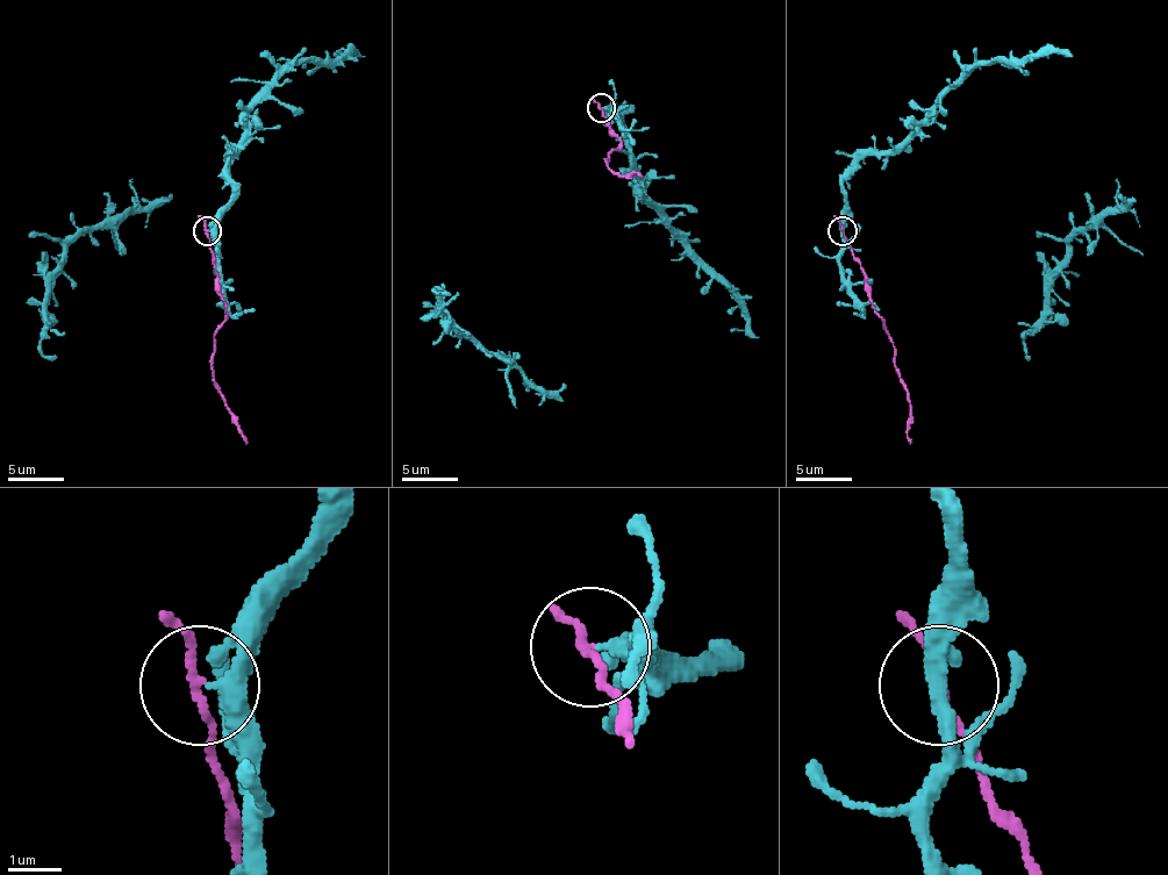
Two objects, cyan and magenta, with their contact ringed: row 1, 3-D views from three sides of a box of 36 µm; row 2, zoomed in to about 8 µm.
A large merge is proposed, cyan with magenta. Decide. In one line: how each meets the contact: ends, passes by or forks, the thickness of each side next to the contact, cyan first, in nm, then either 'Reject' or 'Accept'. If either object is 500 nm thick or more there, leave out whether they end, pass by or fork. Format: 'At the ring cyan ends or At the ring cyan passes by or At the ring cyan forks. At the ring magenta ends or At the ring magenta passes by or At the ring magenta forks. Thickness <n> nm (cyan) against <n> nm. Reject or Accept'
At the ring cyan passes by. At the ring magenta passes by. Thickness 300 nm (cyan) against 130 nm. Reject

